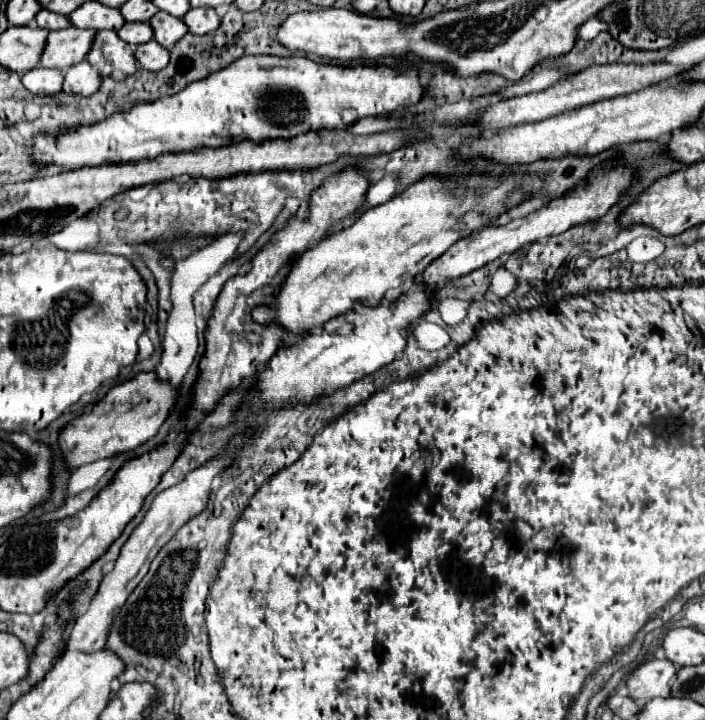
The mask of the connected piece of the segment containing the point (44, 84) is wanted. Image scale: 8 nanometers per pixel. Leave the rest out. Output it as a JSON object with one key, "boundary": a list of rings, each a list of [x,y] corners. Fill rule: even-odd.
{"boundary":[[[34,68],[30,72],[26,72],[22,76],[22,84],[38,96],[52,96],[62,92],[62,84],[64,84],[64,74],[58,70],[50,70],[50,68]]]}

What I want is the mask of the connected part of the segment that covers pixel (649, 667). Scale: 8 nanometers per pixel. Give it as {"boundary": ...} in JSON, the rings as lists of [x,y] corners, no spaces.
{"boundary":[[[650,658],[644,664],[640,664],[626,680],[630,688],[630,698],[634,698],[640,704],[650,702],[652,698],[670,698],[672,688],[670,682],[674,680],[678,672],[678,666],[670,660],[658,660]]]}

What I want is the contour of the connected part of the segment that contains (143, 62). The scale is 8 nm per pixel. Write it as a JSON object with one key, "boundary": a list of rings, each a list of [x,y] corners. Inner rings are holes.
{"boundary":[[[156,40],[140,44],[136,48],[134,56],[136,56],[136,60],[138,60],[140,66],[144,66],[146,70],[152,70],[152,72],[164,68],[170,62],[170,50],[162,48]]]}

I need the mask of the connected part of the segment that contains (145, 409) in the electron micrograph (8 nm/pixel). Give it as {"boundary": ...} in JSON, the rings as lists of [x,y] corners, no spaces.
{"boundary":[[[154,372],[136,374],[132,380],[114,386],[100,402],[92,406],[92,410],[82,412],[66,426],[62,426],[58,434],[58,444],[66,468],[72,470],[82,464],[112,458],[138,448],[140,444],[150,440],[164,424],[168,412],[176,402],[176,396],[176,388],[166,382],[158,382]]]}

